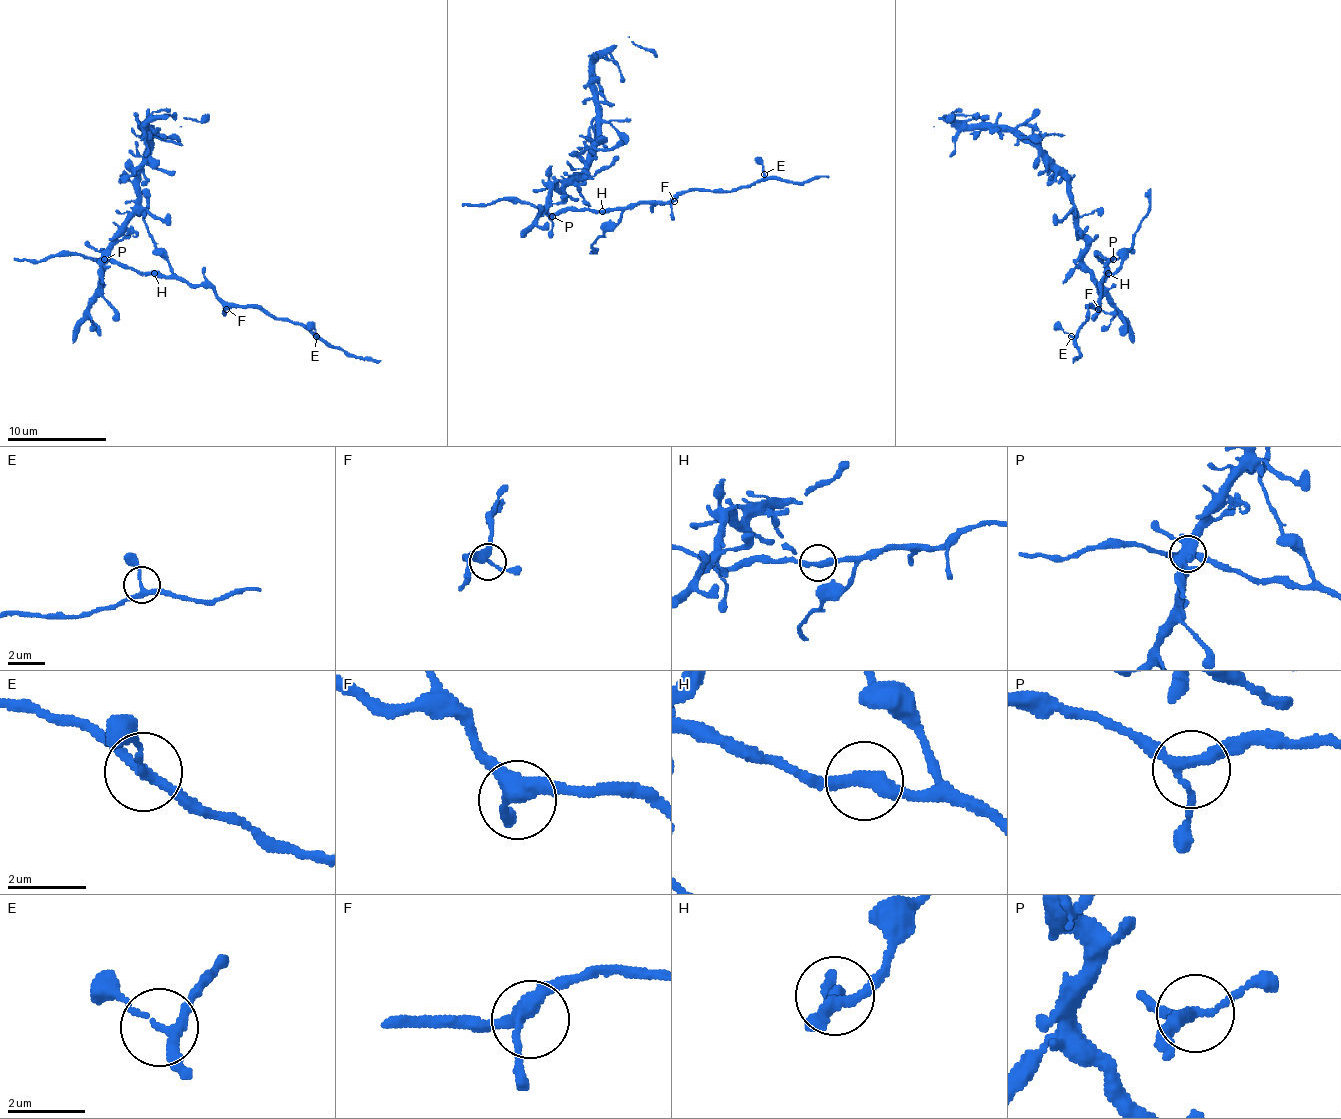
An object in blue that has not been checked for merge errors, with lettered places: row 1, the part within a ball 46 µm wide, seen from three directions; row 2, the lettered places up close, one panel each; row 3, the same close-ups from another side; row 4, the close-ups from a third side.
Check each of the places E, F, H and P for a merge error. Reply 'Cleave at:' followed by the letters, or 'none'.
Cleave at: none

